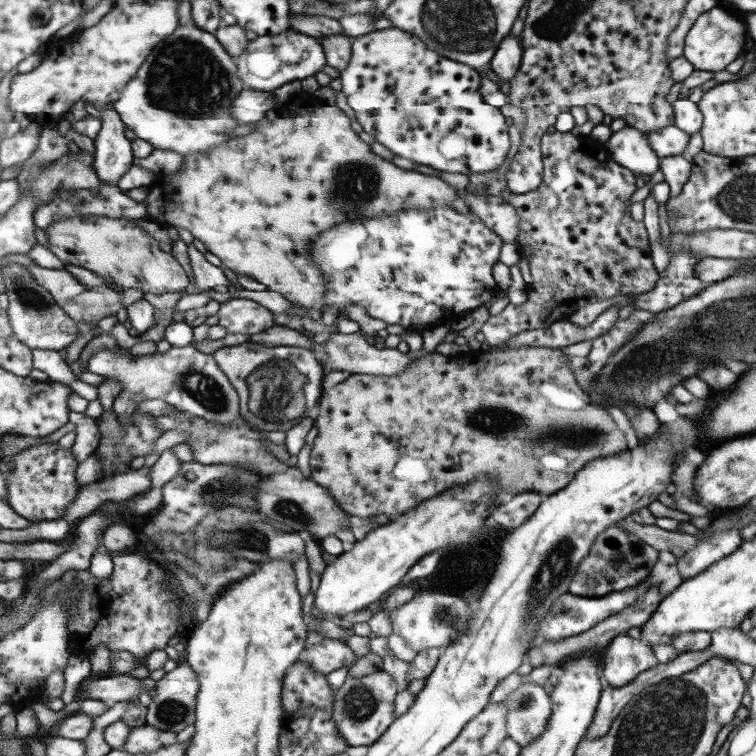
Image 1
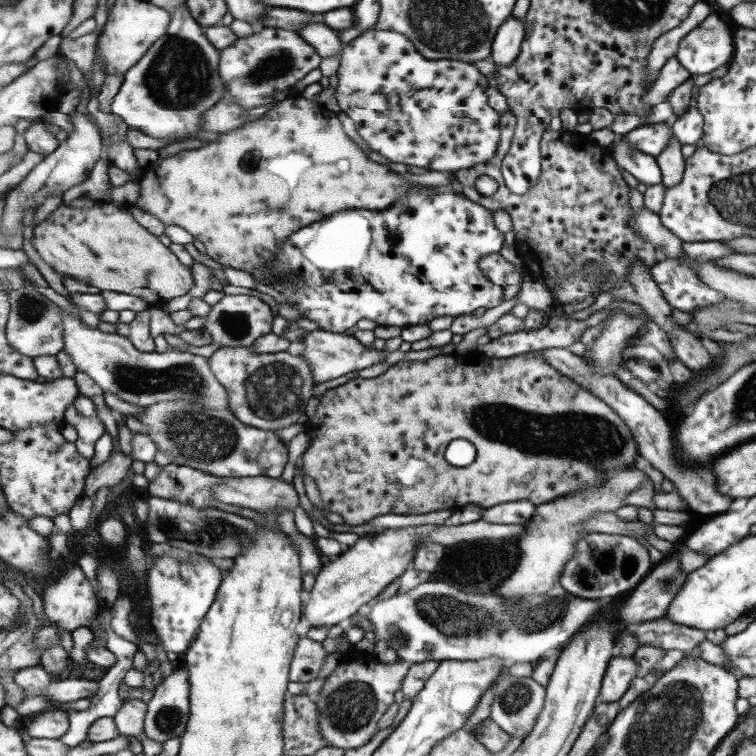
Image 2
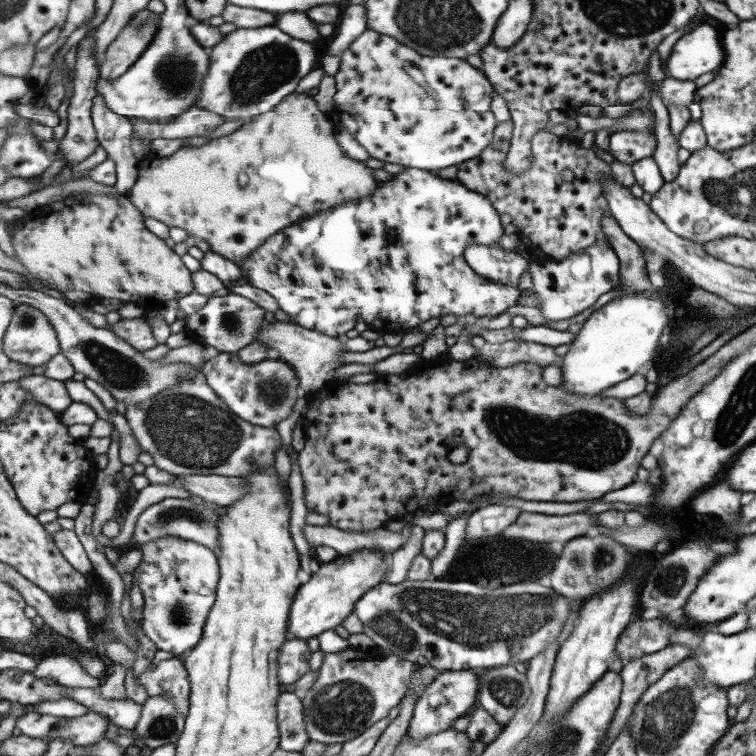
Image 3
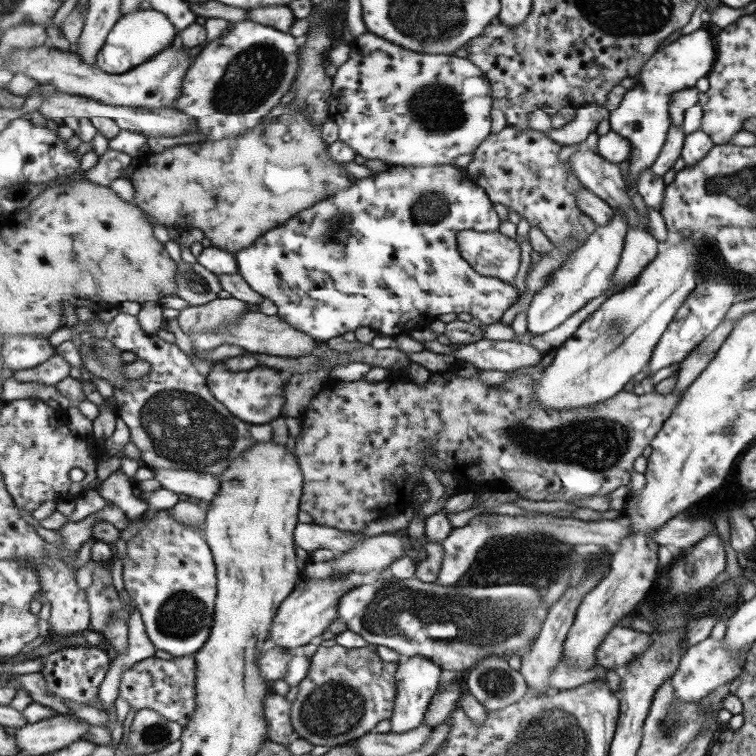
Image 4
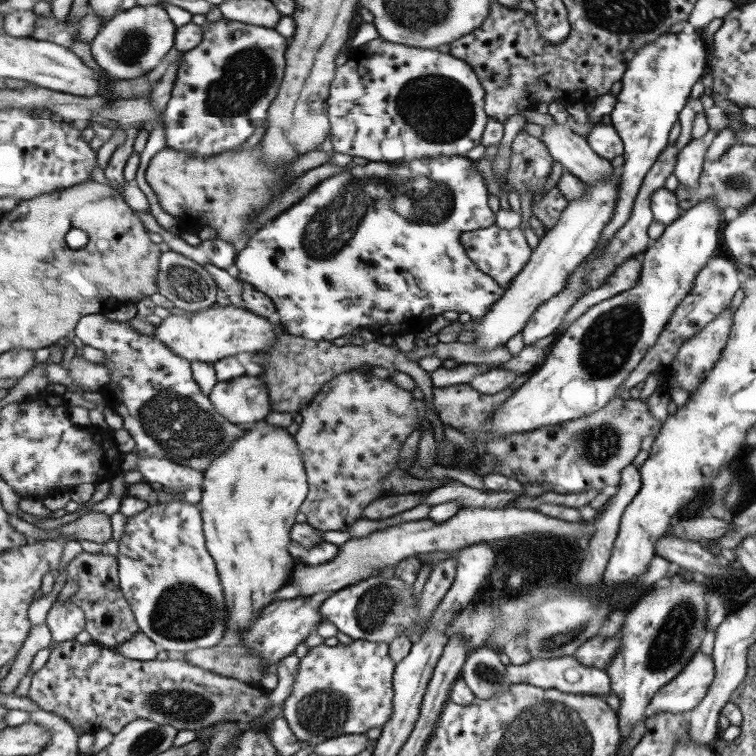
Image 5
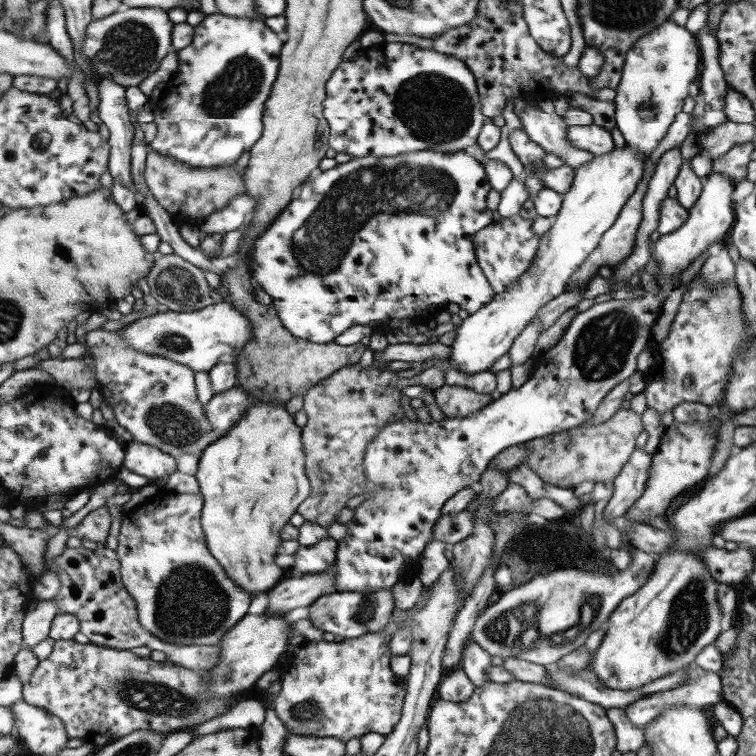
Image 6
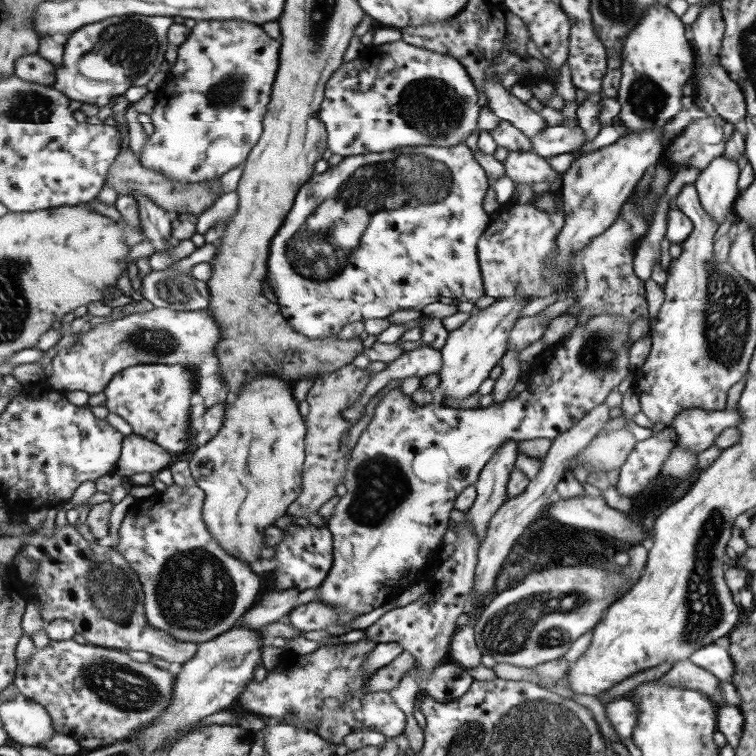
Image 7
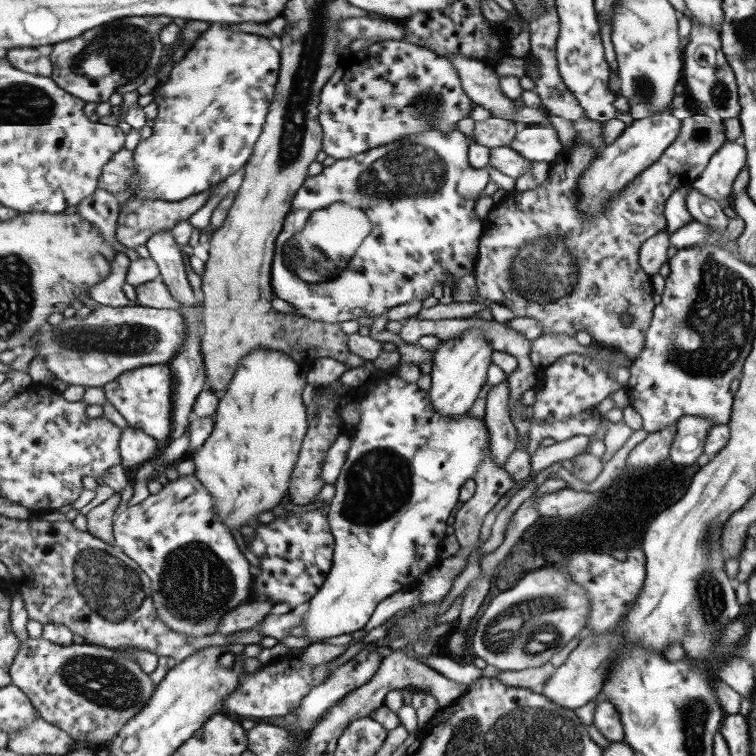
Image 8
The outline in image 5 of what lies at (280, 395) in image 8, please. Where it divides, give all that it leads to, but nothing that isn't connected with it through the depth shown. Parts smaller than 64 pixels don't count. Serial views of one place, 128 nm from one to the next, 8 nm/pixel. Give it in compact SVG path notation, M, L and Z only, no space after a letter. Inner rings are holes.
M266 423L250 429L238 442L232 443L228 452L214 460L205 474L206 481L196 498L205 518L209 552L217 561L222 584L226 589L229 630L235 629L241 637L260 619L262 611L266 611L266 607L275 602L274 594L291 583L300 563L298 559L292 558L288 546L293 541L293 529L298 522L296 518L312 490L309 472L296 436L286 427Z

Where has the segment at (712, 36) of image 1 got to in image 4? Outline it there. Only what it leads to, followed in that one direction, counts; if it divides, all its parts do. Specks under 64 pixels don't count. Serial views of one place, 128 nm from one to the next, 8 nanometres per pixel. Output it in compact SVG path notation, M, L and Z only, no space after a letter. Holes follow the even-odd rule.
M697 25L694 32L680 36L672 44L655 51L641 71L634 76L637 79L635 86L632 90L627 90L618 108L610 111L611 129L630 140L631 152L627 159L630 163L630 180L625 181L628 196L631 197L635 193L638 176L656 163L665 147L671 122L668 110L674 92L693 88L698 80L707 77L714 66L716 56L708 27Z

